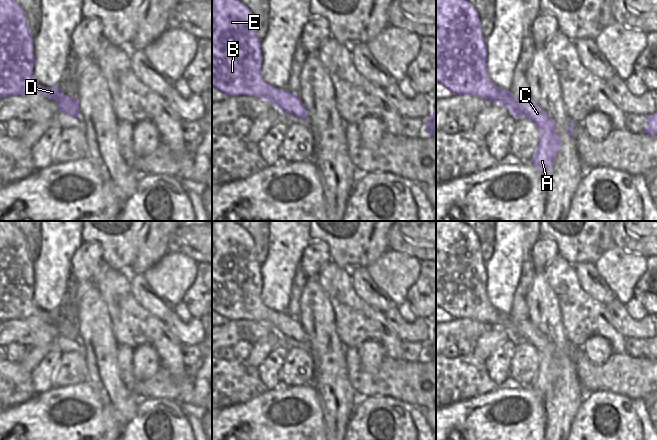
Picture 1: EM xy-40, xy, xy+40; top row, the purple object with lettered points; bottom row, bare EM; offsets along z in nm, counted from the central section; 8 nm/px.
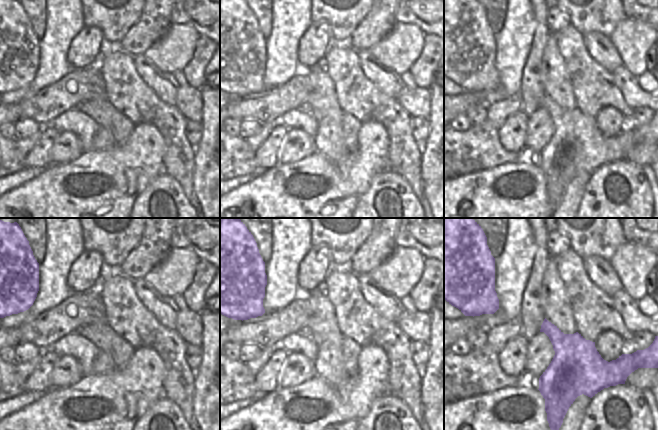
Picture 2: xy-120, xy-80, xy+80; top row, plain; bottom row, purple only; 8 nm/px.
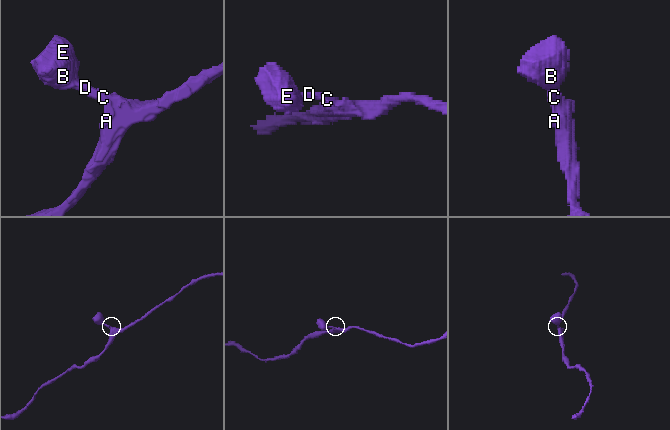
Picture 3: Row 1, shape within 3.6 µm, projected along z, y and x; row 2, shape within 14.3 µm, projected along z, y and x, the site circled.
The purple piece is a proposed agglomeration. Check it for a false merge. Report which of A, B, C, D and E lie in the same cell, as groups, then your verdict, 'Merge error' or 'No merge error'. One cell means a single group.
Groups: A B C D E. No merge error

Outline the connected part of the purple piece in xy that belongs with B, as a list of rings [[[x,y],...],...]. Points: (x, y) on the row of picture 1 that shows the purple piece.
[[[212,0],[212,86],[216,87],[220,91],[226,93],[229,97],[234,95],[250,95],[252,97],[258,97],[260,99],[266,99],[270,101],[275,107],[281,110],[281,113],[290,113],[298,119],[306,119],[307,124],[309,124],[309,119],[307,118],[307,110],[300,99],[299,95],[296,95],[289,91],[288,89],[278,89],[268,83],[266,83],[261,76],[261,64],[263,62],[263,56],[261,54],[261,42],[255,32],[255,20],[251,10],[238,0]]]

